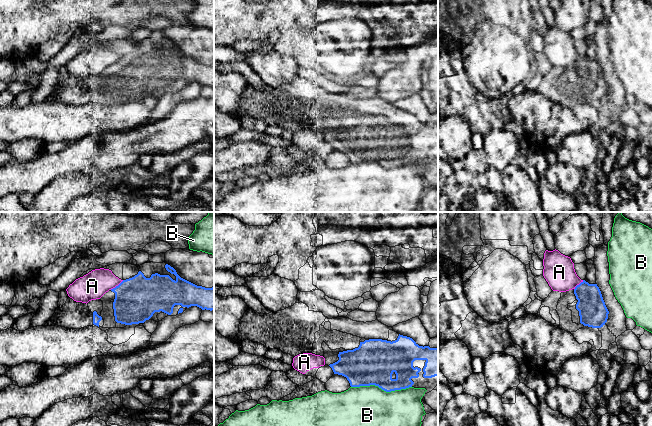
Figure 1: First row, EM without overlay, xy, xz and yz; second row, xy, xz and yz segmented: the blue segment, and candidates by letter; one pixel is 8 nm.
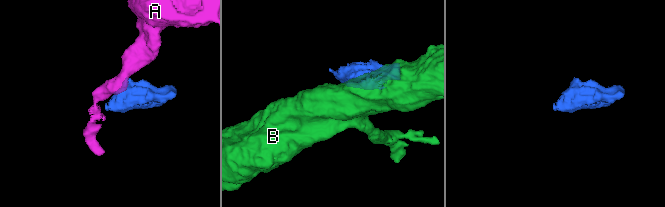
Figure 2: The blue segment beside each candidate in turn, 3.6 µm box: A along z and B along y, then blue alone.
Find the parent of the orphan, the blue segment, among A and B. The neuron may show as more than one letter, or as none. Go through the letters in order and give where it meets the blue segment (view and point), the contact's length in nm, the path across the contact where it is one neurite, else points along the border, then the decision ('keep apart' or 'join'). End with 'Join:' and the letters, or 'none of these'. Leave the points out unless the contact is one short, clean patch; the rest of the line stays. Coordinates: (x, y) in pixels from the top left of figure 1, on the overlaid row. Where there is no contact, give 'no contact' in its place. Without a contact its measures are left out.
A: xy (116, 286) | 130 nm | along xy (123, 280), (110, 289) | keep apart
B: xz (381, 388) | 480 nm | keep apart
Join: none of these

